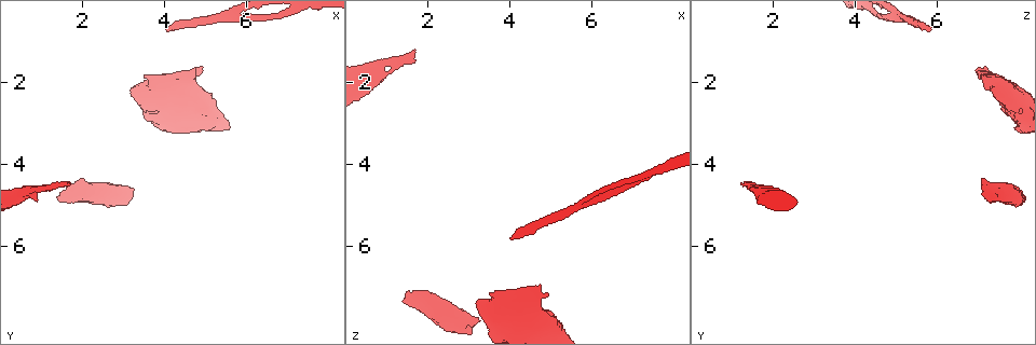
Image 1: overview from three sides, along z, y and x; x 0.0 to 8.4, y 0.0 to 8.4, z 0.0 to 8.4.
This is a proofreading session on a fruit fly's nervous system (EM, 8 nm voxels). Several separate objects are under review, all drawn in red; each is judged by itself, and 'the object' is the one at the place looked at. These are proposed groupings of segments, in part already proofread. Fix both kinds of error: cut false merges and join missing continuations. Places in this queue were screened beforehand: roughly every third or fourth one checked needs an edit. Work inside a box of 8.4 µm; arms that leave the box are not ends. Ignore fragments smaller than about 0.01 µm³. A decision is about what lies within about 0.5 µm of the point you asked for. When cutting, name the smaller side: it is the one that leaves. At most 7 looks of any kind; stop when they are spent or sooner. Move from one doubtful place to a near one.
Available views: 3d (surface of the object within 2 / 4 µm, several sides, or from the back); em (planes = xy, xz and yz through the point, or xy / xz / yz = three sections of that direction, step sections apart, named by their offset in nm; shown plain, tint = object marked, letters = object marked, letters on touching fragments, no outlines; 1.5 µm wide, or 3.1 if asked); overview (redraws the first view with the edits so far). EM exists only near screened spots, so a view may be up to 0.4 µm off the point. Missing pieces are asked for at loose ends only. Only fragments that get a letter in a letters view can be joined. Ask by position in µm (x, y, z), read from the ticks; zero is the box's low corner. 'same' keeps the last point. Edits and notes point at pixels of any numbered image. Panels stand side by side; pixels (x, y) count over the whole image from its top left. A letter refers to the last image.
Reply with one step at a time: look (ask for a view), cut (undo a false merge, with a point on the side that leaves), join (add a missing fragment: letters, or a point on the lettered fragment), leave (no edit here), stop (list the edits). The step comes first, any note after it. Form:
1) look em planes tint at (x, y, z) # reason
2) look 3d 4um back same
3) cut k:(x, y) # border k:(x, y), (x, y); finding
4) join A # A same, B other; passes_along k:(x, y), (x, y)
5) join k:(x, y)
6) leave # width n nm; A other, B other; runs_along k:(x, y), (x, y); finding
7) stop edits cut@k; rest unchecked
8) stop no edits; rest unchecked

look 3d 4um at (4.70, 1.70, 7.00) # branch stops here

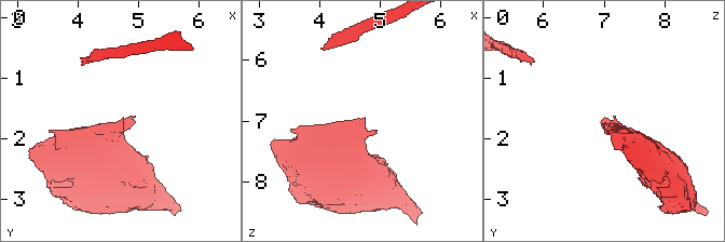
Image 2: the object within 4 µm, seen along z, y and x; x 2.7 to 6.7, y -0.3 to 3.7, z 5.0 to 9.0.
look em planes letters at (4.70, 1.70, 6.95) # need the tissue

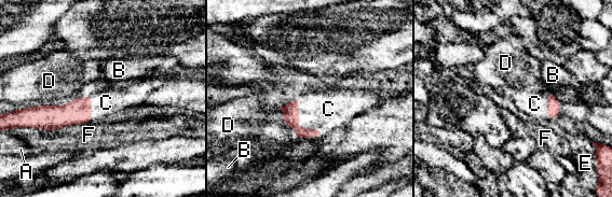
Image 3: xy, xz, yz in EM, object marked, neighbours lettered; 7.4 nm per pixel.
join C # longest_contact C 340 nm; A other, B other, C same, D other, E other, F other; passes_along 3:(290, 117), (298, 125), (327, 109); it goes on there

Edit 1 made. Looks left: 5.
look overview # see it whole again

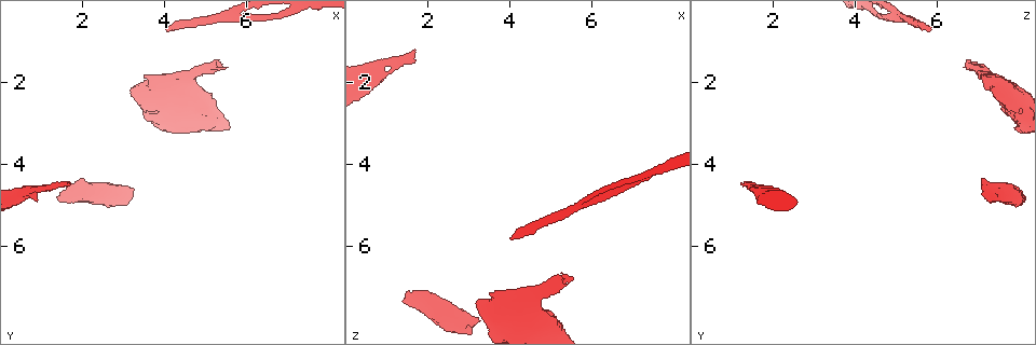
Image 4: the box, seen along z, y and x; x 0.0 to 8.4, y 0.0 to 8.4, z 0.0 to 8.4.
look em planes letters at (1.40, 4.85, 7.25) # stops while still wide

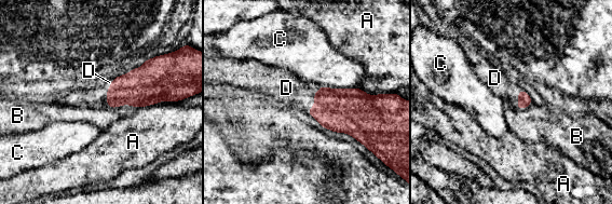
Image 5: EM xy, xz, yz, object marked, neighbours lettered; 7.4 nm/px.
join D # A other, B other, C other, D same; passes_along 5:(341, 110), (315, 92), (286, 87); the cell continues

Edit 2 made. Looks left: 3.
look 3d 2um at (0.65, 4.70, 2.00) # sudden change in width

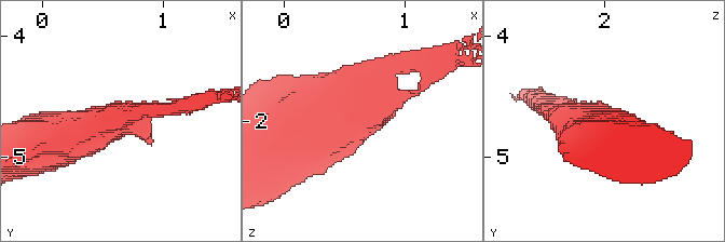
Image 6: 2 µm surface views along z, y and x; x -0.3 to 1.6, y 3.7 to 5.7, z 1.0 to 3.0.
look em planes letters at (0.62, 4.74, 1.98)

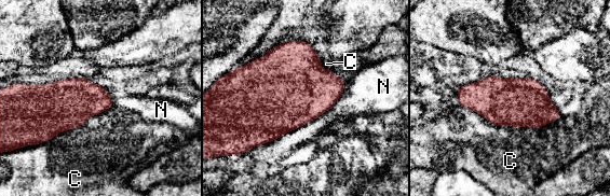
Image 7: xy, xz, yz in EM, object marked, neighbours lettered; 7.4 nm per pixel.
leave # width 260 nm; C other, N other; border 7:(459, 103), (500, 126), (561, 116); all the same cell

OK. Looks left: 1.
stop edits join@3, join@5; rest unchecked

